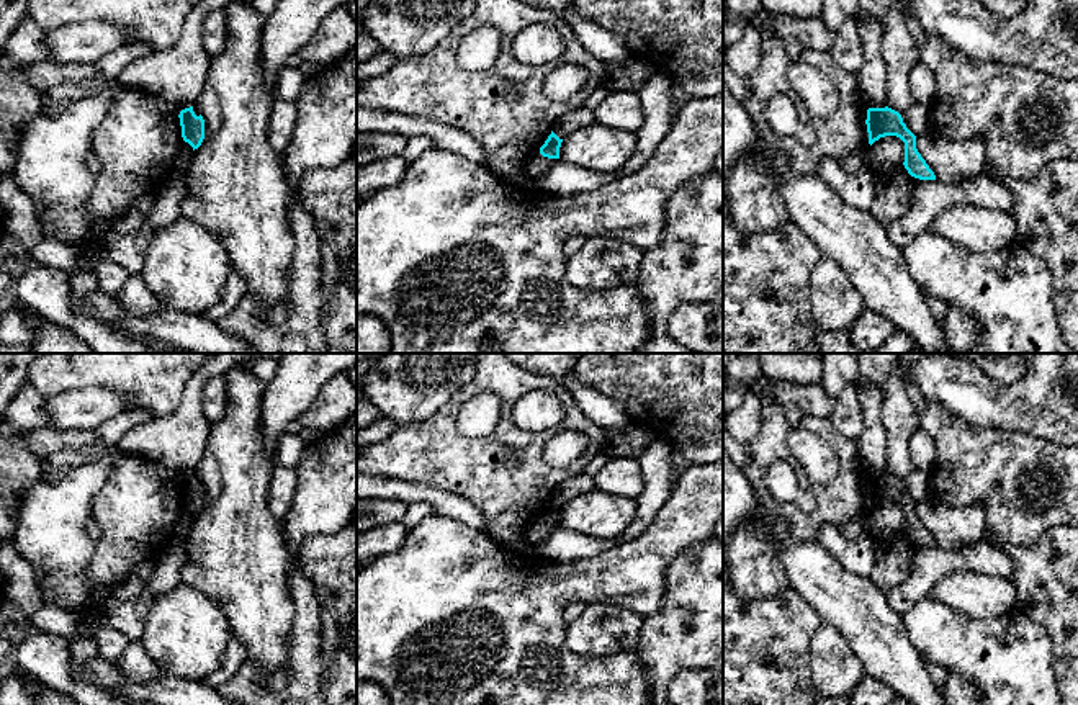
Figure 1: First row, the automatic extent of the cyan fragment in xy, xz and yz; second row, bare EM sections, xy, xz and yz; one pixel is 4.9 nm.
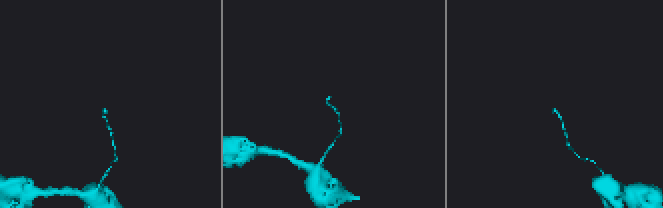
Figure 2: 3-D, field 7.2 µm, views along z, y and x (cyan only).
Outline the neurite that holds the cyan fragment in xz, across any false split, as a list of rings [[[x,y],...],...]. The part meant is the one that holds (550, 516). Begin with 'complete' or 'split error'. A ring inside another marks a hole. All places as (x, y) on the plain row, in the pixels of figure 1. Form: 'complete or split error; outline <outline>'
complete; outline [[[553,497],[545,507],[545,510],[540,514],[540,520],[548,525],[559,525],[559,514],[563,505],[559,505]]]

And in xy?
complete; outline [[[193,473],[185,474],[178,481],[182,492],[182,504],[188,509],[193,517],[198,515],[204,505],[204,486],[203,483],[196,483]]]

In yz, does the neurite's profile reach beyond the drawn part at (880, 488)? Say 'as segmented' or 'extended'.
as segmented

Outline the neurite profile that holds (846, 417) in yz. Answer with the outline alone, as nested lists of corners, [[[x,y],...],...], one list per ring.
[[[856,384],[846,388],[846,391],[836,399],[831,422],[844,437],[854,442],[860,438],[864,430],[864,417]]]

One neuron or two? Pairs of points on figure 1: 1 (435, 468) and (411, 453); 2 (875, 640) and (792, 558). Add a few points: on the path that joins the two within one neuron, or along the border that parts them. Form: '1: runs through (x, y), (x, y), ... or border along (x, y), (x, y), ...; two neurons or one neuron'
1: runs through (429, 462), (417, 453); one neuron
2: runs through (854, 619), (813, 578); one neuron

